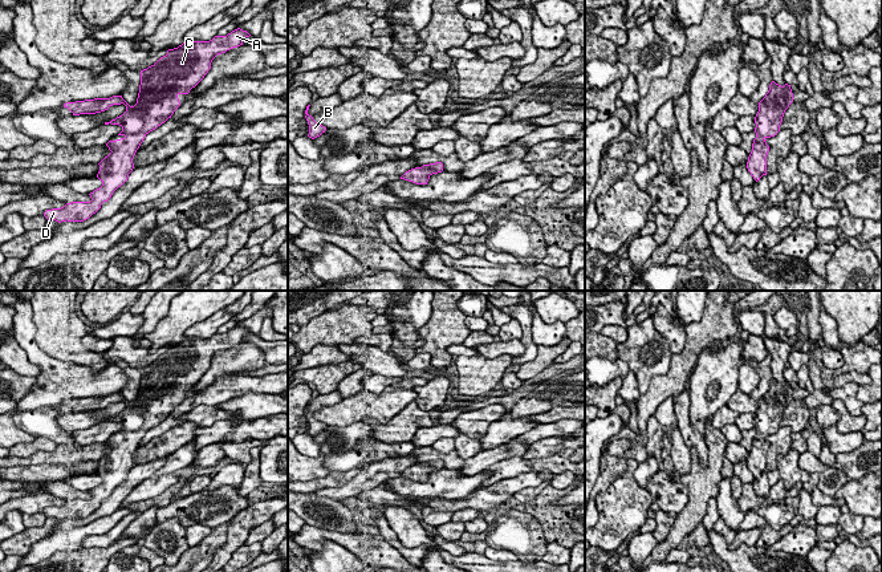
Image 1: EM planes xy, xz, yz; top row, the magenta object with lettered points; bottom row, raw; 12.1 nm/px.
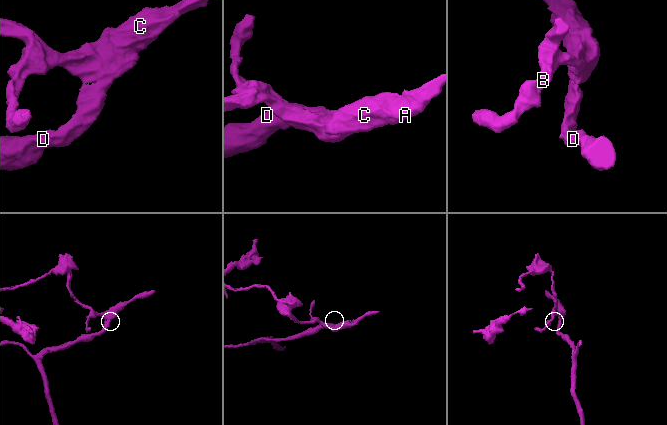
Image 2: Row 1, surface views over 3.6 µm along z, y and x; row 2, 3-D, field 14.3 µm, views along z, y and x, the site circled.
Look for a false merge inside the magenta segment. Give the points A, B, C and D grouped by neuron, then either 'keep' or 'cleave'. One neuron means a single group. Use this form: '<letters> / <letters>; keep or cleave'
A B C D; keep

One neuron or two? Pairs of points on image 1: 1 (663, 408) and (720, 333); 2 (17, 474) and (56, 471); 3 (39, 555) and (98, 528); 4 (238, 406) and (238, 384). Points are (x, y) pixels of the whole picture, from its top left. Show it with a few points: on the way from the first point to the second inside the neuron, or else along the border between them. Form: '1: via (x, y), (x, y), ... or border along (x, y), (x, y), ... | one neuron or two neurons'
1: border along (673, 396), (669, 396), (654, 414) | two neurons
2: via (27, 474), (47, 473) | one neuron
3: via (53, 543), (57, 540), (72, 540), (84, 531) | one neuron
4: border along (268, 392), (246, 392), (216, 404) | two neurons

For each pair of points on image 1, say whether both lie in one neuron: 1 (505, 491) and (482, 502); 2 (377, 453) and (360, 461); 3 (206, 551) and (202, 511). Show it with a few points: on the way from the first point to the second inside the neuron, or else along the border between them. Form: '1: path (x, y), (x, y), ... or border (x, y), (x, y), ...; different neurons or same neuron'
1: path (500, 491), (487, 498); same neuron
2: path (373, 453), (368, 453), (364, 457); same neuron
3: border (228, 520), (212, 528); different neurons

